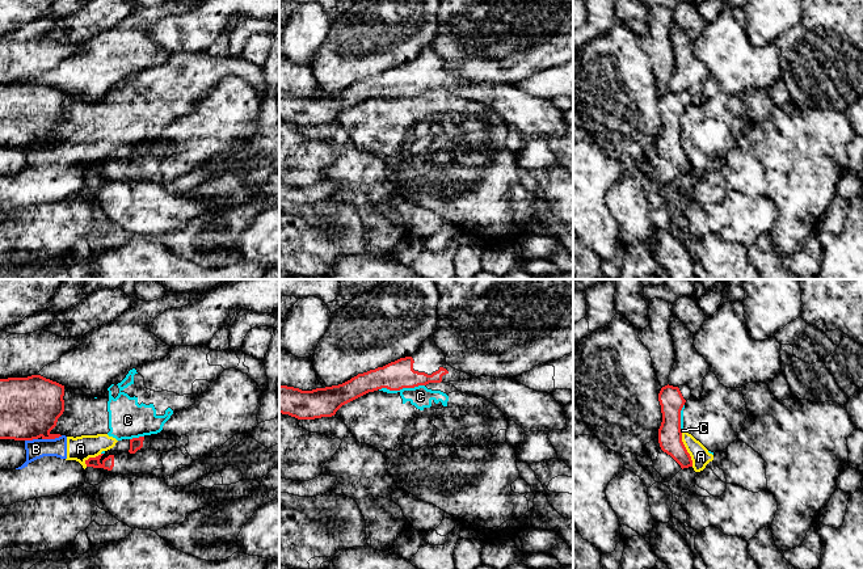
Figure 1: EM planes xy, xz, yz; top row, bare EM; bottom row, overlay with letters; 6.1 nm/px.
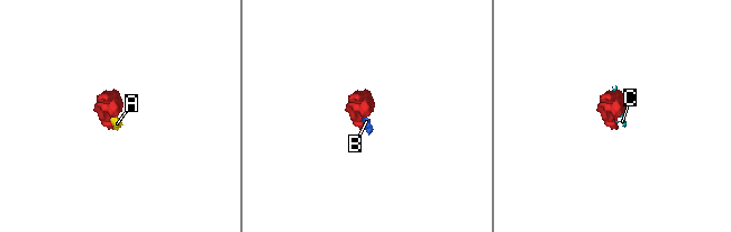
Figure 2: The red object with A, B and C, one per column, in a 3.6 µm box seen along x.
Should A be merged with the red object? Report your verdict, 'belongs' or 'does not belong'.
does not belong

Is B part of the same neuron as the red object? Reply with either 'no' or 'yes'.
no

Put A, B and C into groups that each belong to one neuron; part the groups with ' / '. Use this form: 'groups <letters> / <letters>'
groups A B C

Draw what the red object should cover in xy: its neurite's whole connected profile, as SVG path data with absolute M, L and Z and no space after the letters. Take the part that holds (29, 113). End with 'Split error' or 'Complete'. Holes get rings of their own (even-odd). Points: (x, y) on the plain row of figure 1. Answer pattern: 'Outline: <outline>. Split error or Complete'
Outline: M41 81L0 85L0 146L33 147L38 144L55 146L62 143L50 138L56 132L58 125L64 118L63 102L64 92Z. Complete

